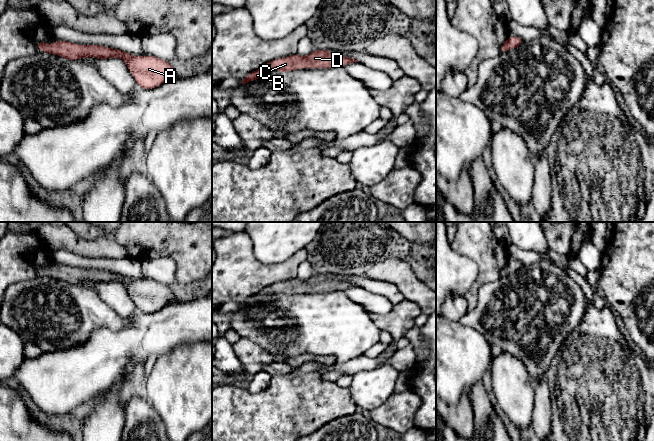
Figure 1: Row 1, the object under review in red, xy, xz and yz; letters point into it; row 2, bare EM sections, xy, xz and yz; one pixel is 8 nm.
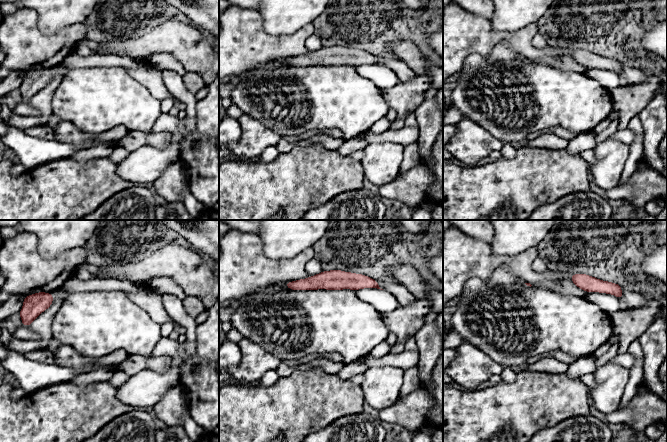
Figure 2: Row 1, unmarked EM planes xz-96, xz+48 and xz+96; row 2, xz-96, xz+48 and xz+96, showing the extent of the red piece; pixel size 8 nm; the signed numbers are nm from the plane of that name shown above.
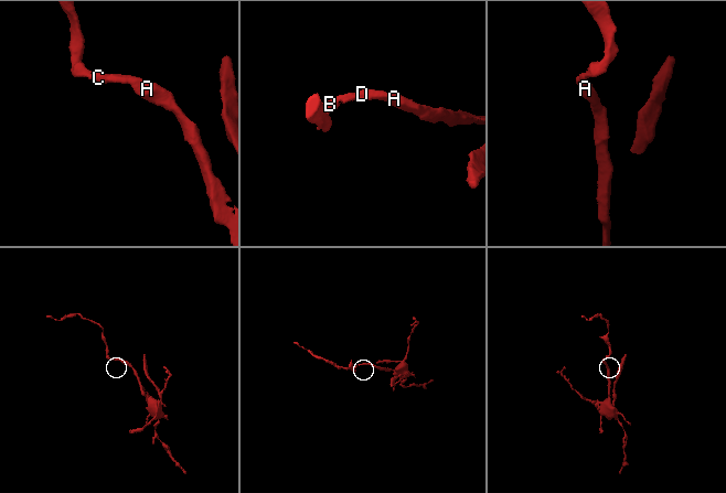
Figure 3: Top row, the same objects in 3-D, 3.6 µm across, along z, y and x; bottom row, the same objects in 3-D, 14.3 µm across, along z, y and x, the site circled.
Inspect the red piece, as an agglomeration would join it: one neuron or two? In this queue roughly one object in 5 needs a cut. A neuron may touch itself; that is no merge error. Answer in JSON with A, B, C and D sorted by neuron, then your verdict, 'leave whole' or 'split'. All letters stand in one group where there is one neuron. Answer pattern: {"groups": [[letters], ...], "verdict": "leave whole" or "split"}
{"groups": [["A", "B", "C", "D"]], "verdict": "leave whole"}

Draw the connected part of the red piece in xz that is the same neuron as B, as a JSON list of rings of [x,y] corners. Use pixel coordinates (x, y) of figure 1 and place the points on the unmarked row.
[[[316,273],[307,280],[299,280],[297,278],[286,281],[278,282],[270,285],[268,288],[260,291],[258,294],[248,298],[243,304],[242,308],[246,308],[249,305],[254,305],[273,293],[277,293],[280,297],[298,294],[301,292],[333,292],[344,291],[347,288],[359,286],[353,282],[346,280],[336,280],[330,276],[330,274],[318,274]]]

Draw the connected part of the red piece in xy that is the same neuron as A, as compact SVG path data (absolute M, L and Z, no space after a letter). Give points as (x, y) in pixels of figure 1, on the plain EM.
M57 265L48 269L47 266L38 266L37 273L45 277L55 278L68 284L95 281L96 283L121 282L123 283L136 308L143 313L153 313L173 300L176 300L172 289L155 280L133 280L120 273L110 273L100 269L80 270L67 265Z

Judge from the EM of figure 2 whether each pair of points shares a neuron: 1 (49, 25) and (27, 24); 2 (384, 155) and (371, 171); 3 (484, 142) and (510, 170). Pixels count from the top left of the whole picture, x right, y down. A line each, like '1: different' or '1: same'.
1: different
2: same
3: different

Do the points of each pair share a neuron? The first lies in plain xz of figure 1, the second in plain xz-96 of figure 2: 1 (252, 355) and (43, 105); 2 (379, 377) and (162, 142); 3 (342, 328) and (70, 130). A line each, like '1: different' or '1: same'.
1: same
2: different
3: different

